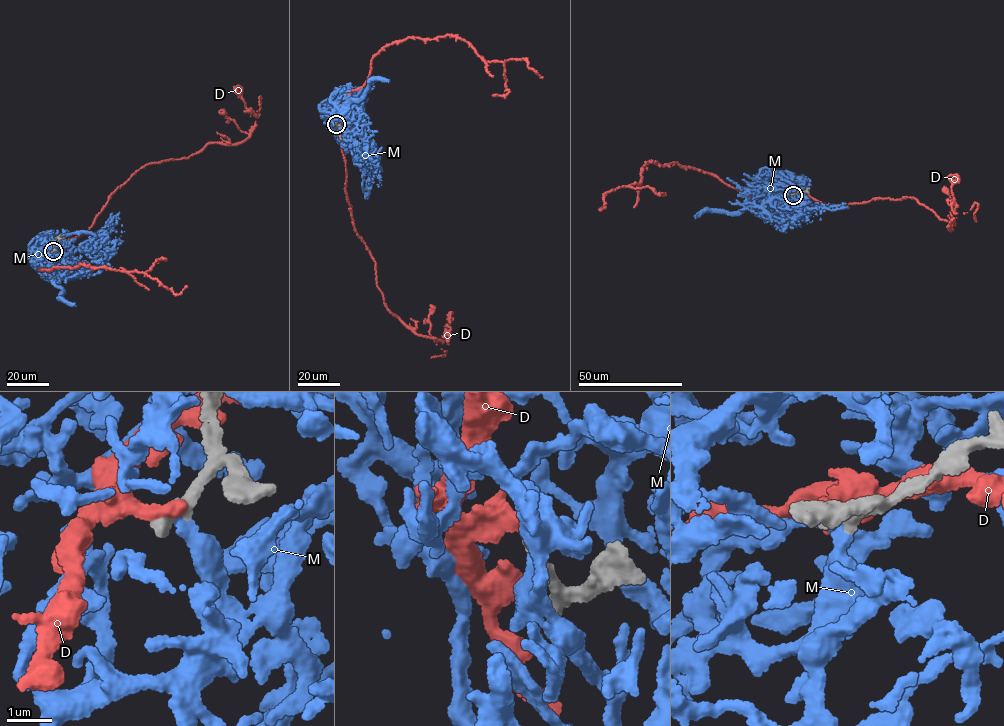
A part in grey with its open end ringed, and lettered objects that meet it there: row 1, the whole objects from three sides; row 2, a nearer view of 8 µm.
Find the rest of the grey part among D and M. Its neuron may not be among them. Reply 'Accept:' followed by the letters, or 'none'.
Accept: M

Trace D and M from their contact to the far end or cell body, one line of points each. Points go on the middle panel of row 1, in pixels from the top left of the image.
D: (336, 123), (352, 224), (375, 263), (376, 284), (385, 307), (415, 333), (448, 344), (442, 356), (431, 357)
M: (335, 124), (358, 102), (355, 125), (374, 142), (380, 170), (364, 151), (367, 164)

